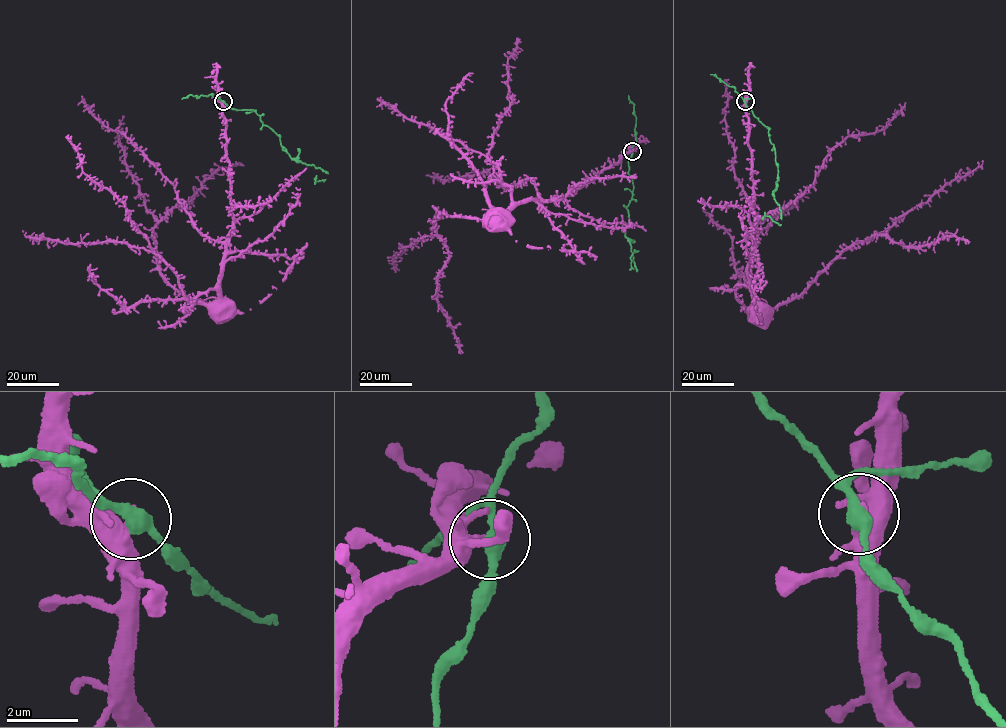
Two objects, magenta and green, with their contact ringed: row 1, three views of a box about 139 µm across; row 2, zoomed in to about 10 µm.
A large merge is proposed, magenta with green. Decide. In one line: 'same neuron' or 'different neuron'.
same neuron

